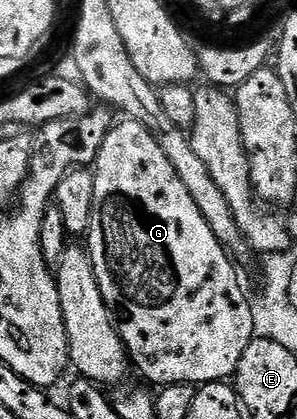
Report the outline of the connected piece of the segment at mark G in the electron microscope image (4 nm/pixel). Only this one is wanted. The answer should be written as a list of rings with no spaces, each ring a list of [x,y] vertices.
[[[121,119],[118,125],[116,122],[110,128],[107,139],[103,139],[103,147],[97,152],[93,178],[95,179],[95,191],[93,192],[91,223],[87,234],[87,248],[89,257],[93,261],[95,279],[103,291],[103,299],[107,303],[110,314],[115,318],[117,334],[121,336],[121,341],[125,344],[125,351],[129,355],[130,362],[150,381],[148,382],[150,386],[196,385],[200,387],[228,382],[236,374],[239,359],[243,359],[243,351],[247,351],[247,347],[255,339],[253,307],[250,298],[245,298],[245,289],[241,286],[240,279],[237,278],[237,269],[232,265],[234,262],[230,254],[225,246],[219,243],[219,239],[215,239],[215,231],[207,227],[207,219],[199,215],[199,207],[195,207],[195,199],[187,195],[187,187],[183,187],[183,179],[179,179],[179,175],[175,175],[175,167],[167,163],[167,155],[163,155],[163,147],[159,147],[159,143],[153,138],[153,133],[147,131],[147,127],[143,127],[137,121]]]

